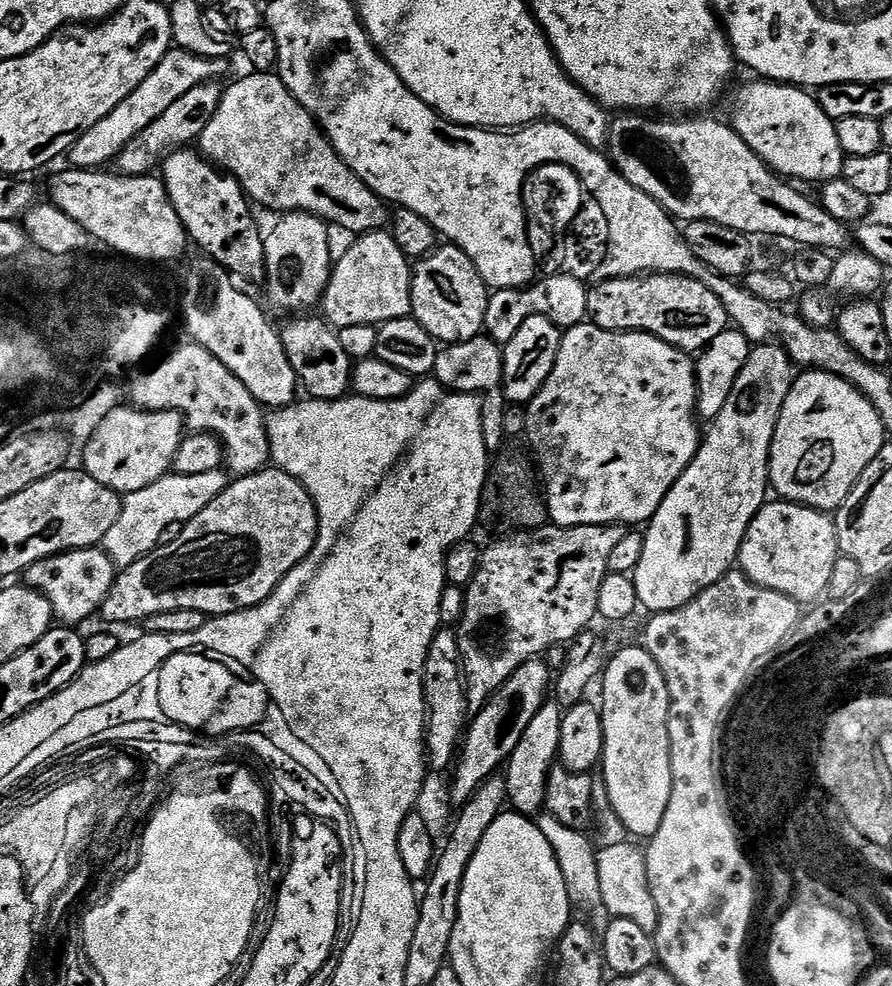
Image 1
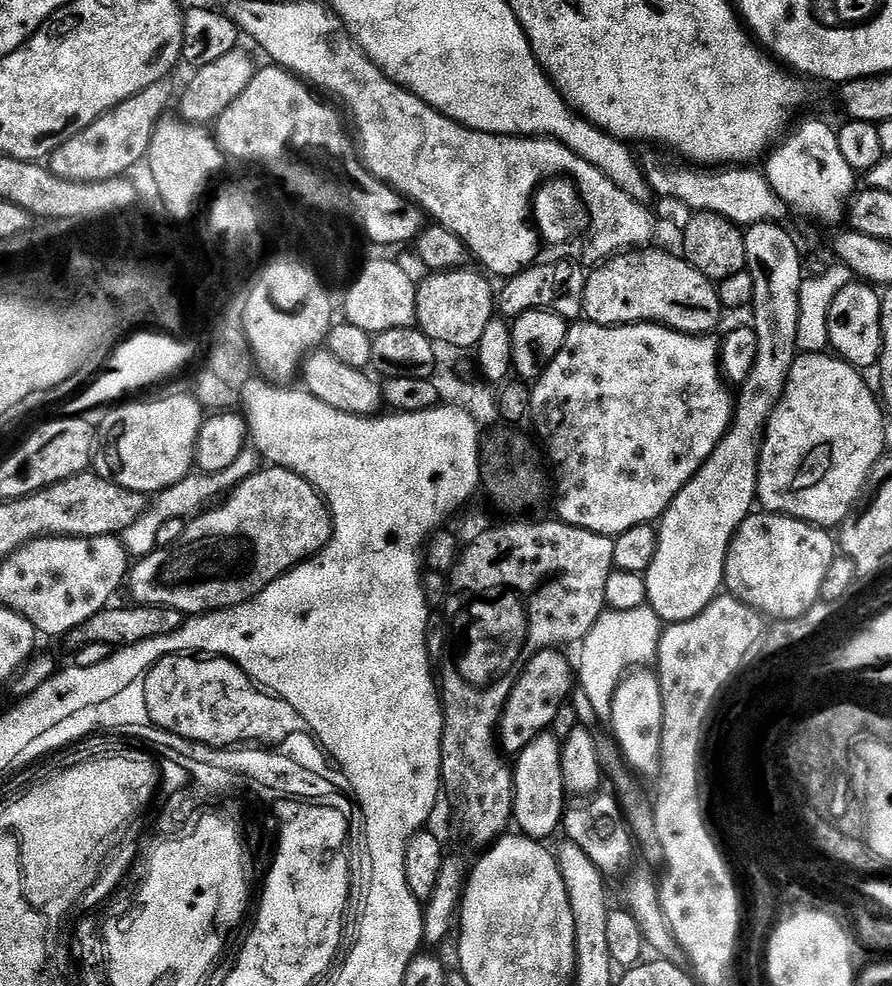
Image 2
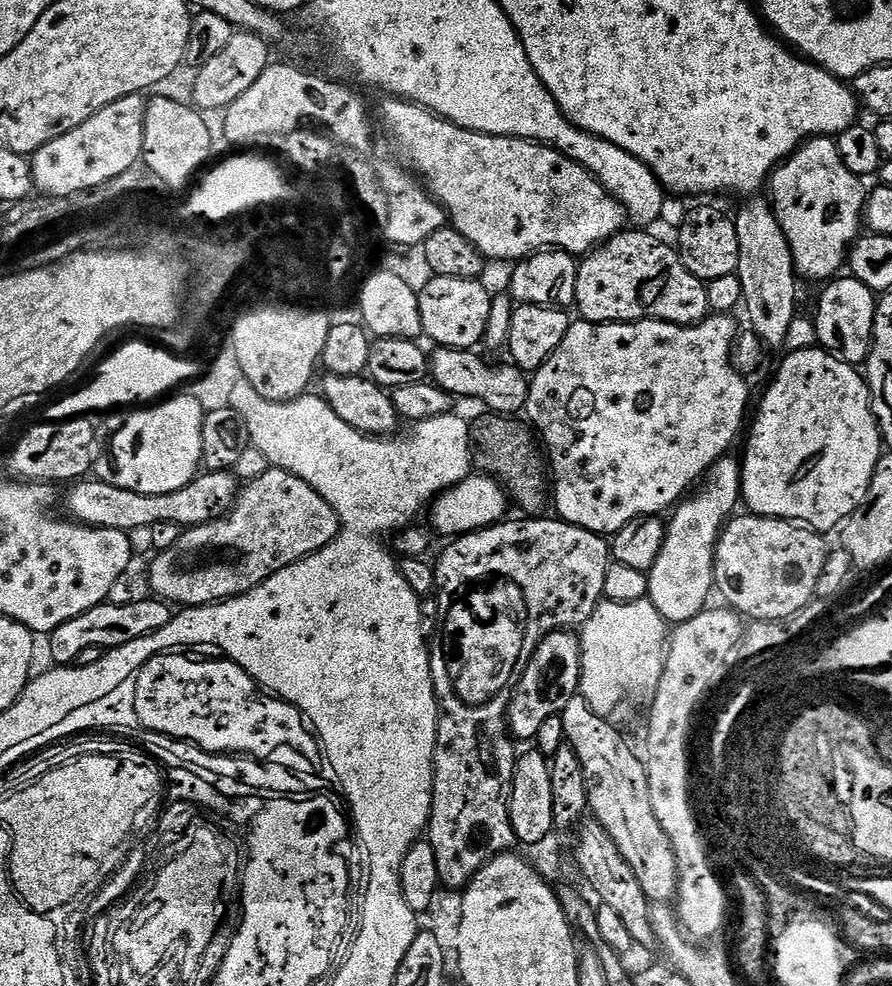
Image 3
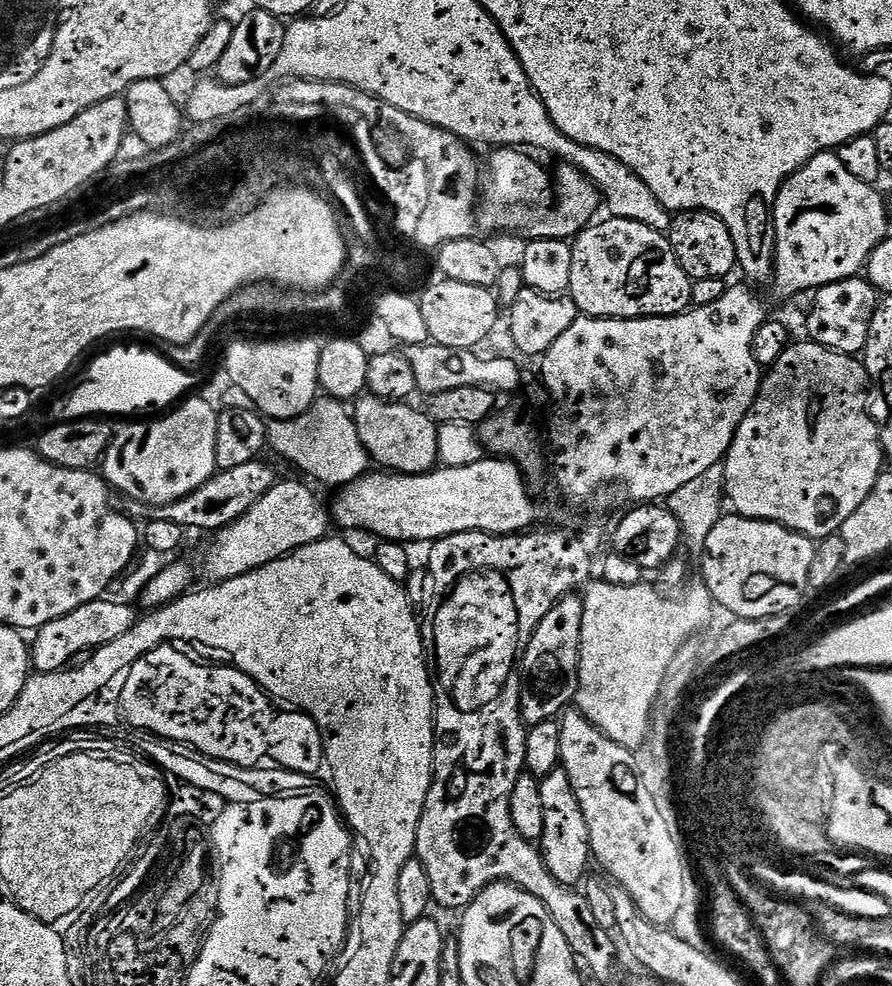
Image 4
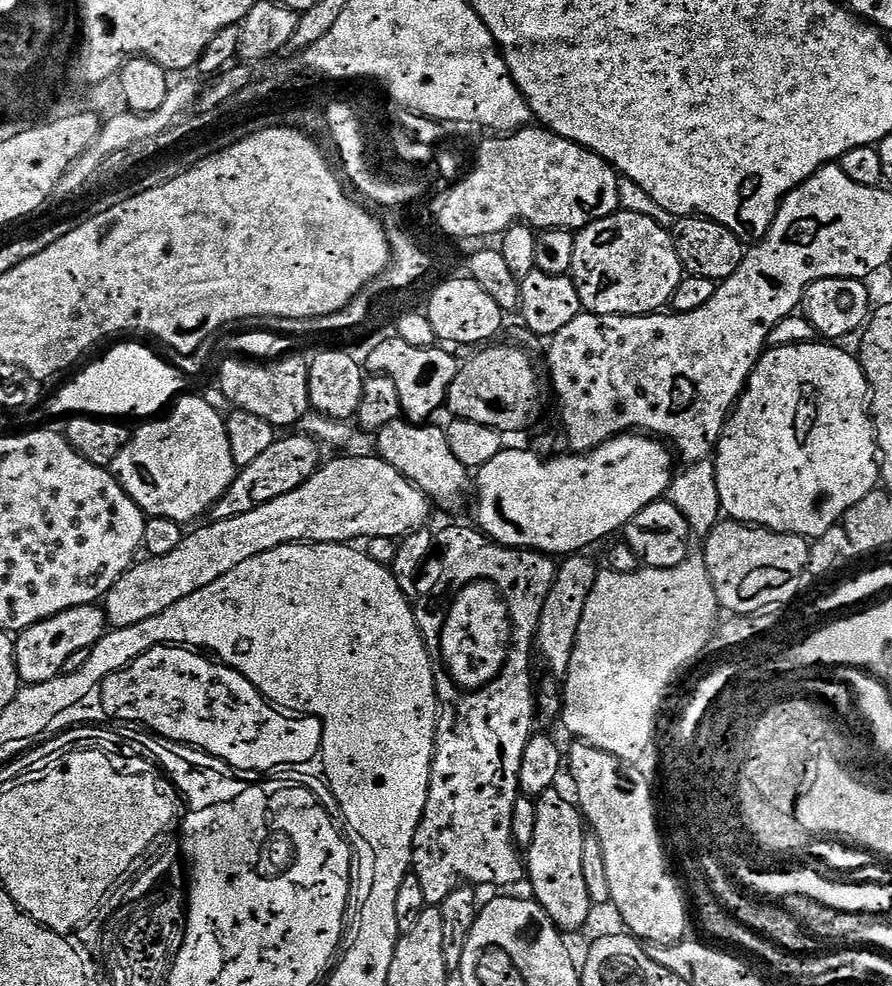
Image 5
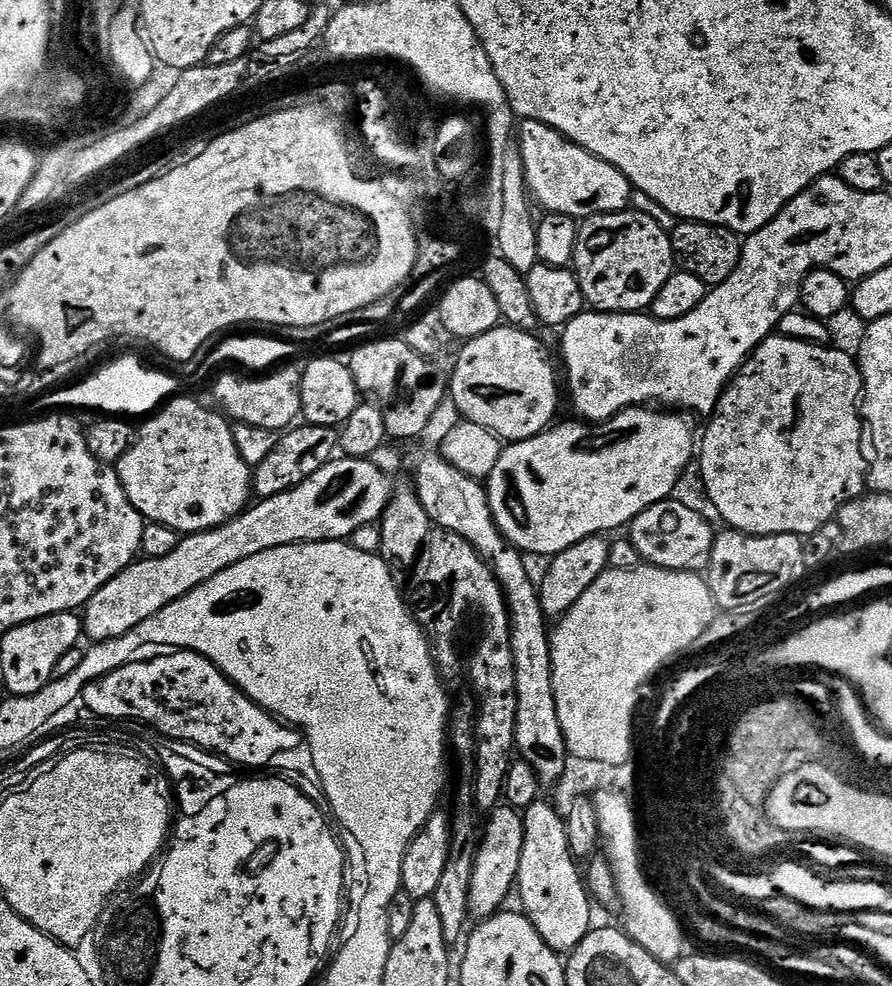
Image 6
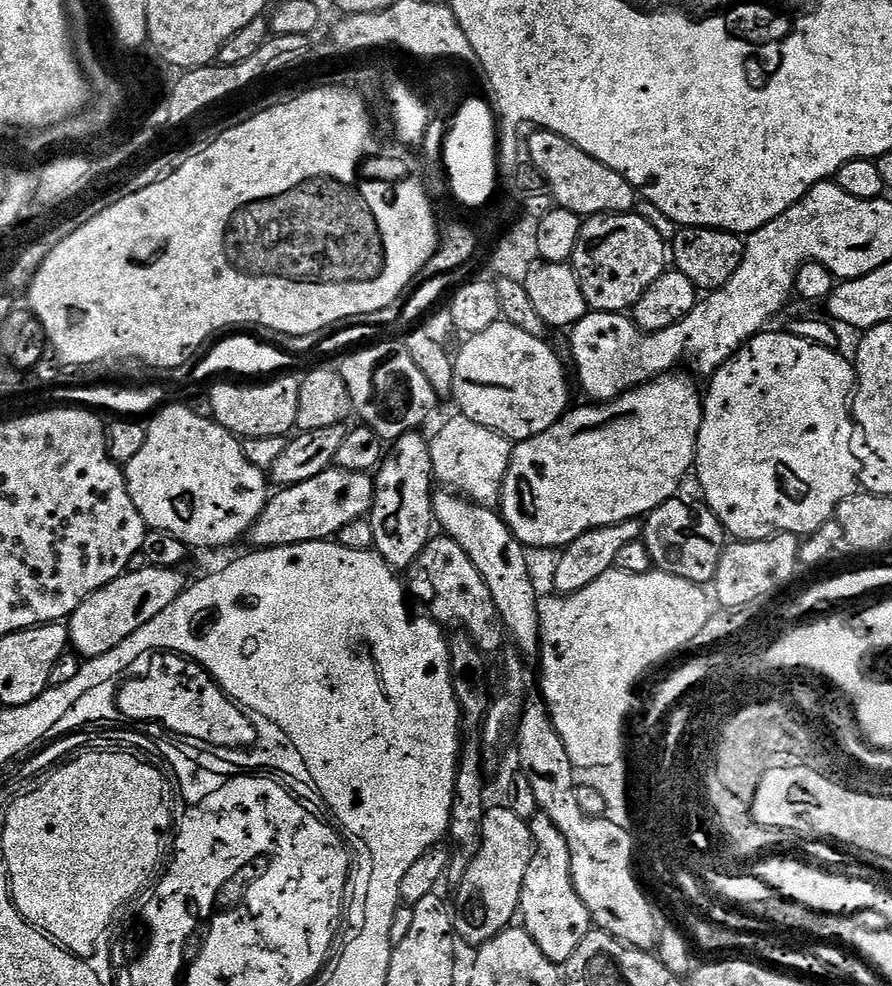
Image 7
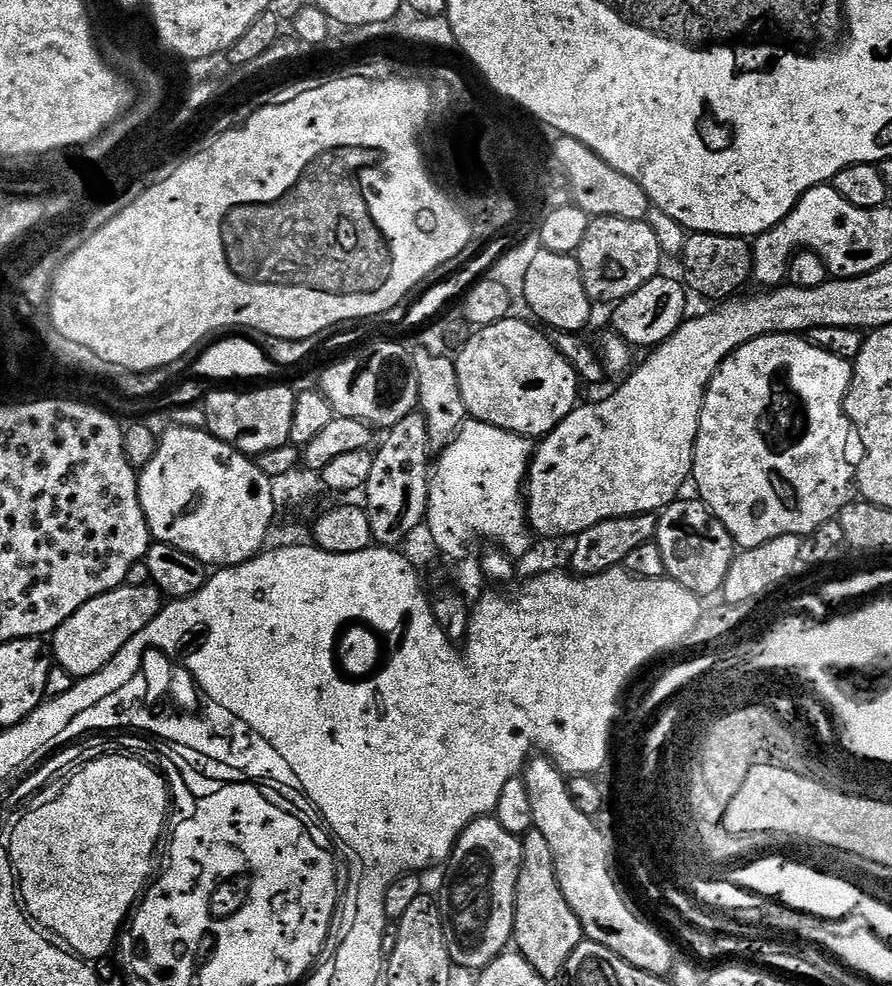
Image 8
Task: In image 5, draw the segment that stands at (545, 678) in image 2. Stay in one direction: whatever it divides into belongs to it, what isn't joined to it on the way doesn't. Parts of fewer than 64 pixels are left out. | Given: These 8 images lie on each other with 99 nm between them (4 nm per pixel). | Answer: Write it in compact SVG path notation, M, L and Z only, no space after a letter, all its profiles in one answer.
M569 554L559 561L550 594L546 594L543 600L534 641L539 663L541 660L553 672L549 672L553 677L563 678L568 675L570 654L578 638L578 622L582 622L582 610L586 610L586 598L590 598L590 590L594 590L597 575L598 567L588 554Z

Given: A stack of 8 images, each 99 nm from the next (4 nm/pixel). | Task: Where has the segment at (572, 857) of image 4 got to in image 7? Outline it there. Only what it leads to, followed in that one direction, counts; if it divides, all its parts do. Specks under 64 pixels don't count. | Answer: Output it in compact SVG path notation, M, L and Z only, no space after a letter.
M543 814L533 816L530 827L532 857L528 864L523 865L524 881L520 884L522 927L551 964L563 966L568 963L574 950L578 950L582 938L593 931L594 925L582 898L578 898L572 885L570 850L562 830L558 830L550 817Z

